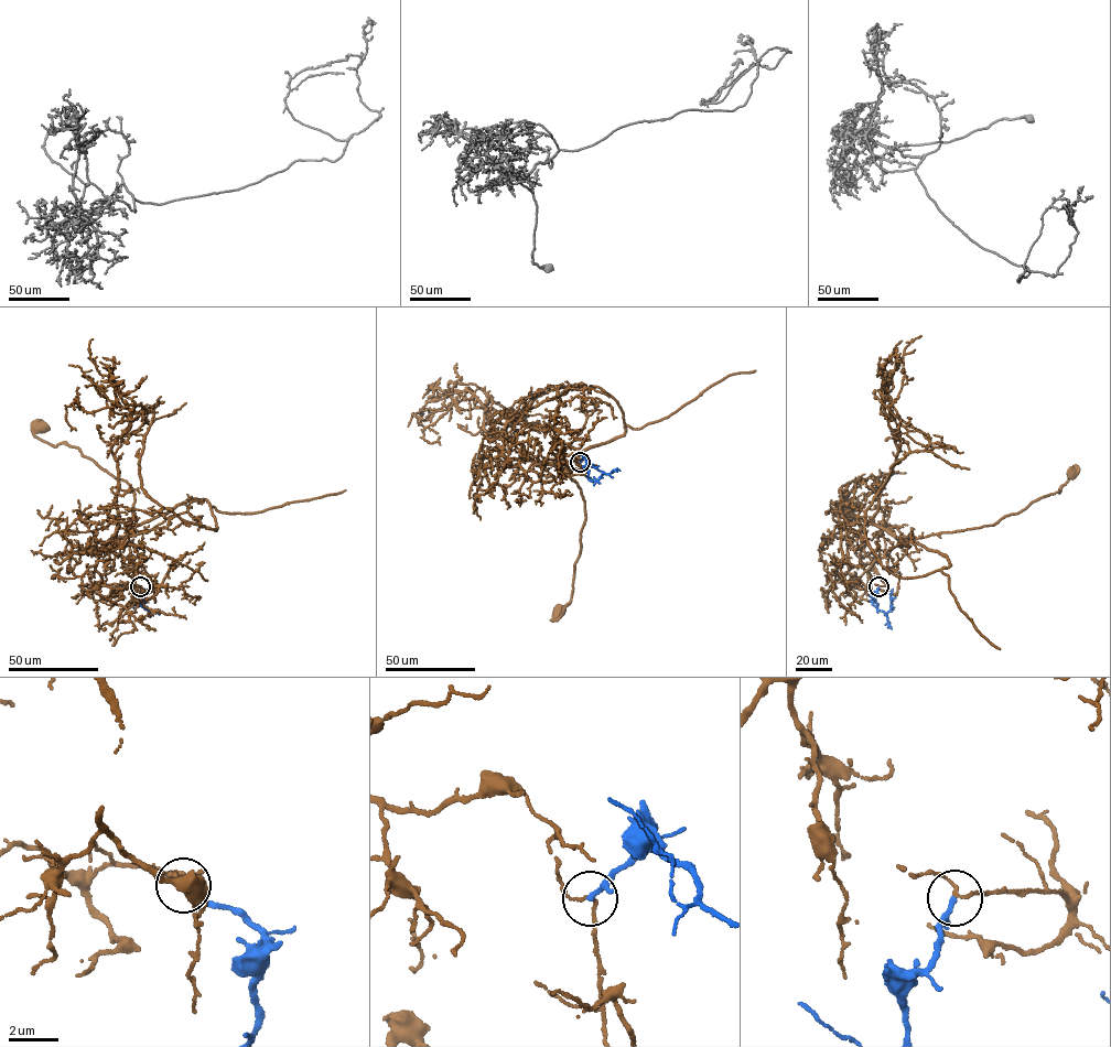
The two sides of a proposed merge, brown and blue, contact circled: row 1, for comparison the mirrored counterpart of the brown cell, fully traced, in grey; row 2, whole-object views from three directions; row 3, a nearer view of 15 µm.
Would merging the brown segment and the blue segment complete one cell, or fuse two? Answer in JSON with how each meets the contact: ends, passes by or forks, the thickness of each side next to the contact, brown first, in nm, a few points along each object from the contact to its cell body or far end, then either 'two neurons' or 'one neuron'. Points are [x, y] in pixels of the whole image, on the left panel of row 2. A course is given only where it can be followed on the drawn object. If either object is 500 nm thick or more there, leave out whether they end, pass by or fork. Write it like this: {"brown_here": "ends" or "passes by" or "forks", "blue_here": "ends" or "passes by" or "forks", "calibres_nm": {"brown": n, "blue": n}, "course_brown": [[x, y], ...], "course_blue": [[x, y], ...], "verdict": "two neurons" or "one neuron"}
{"brown_here": "passes by", "blue_here": "passes by", "calibres_nm": {"brown": 100, "blue": 150}, "course_brown": [[139, 586], [104, 584], [96, 568], [106, 544], [133, 529], [129, 484], [76, 446], [34, 435], [42, 428]], "course_blue": [[139, 586], [146, 591], [144, 608], [133, 595], [135, 585]], "verdict": "two neurons"}

